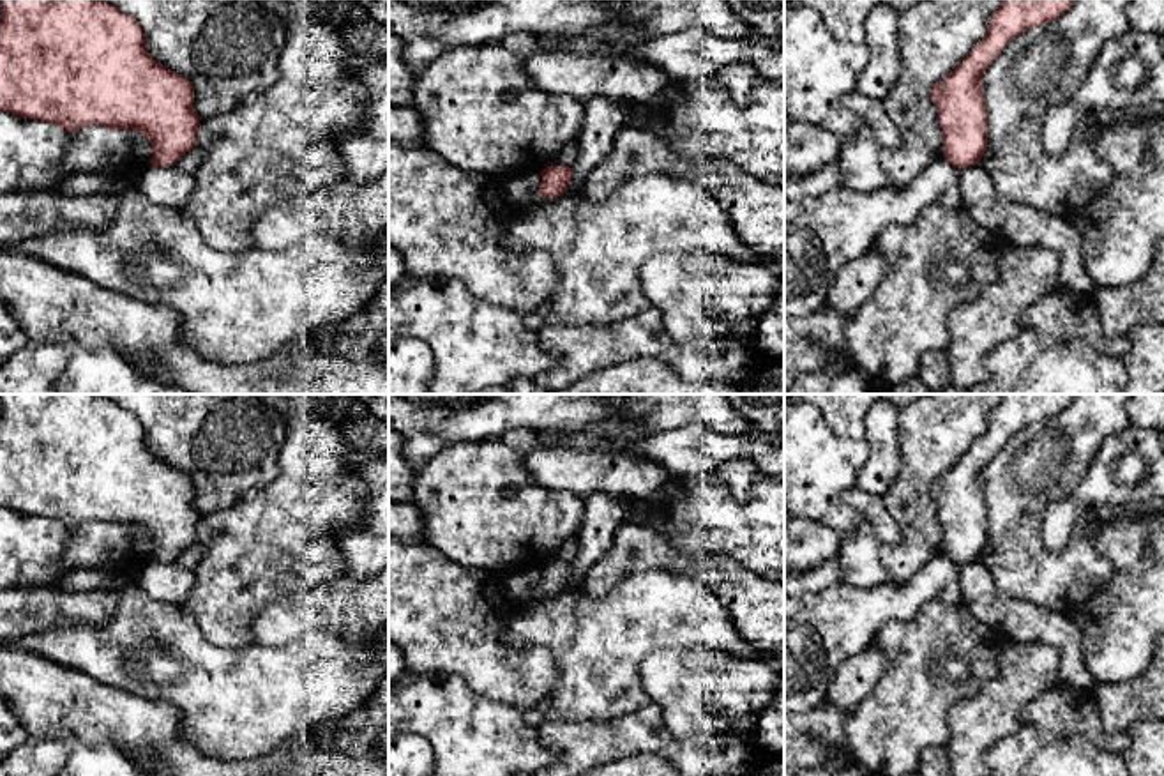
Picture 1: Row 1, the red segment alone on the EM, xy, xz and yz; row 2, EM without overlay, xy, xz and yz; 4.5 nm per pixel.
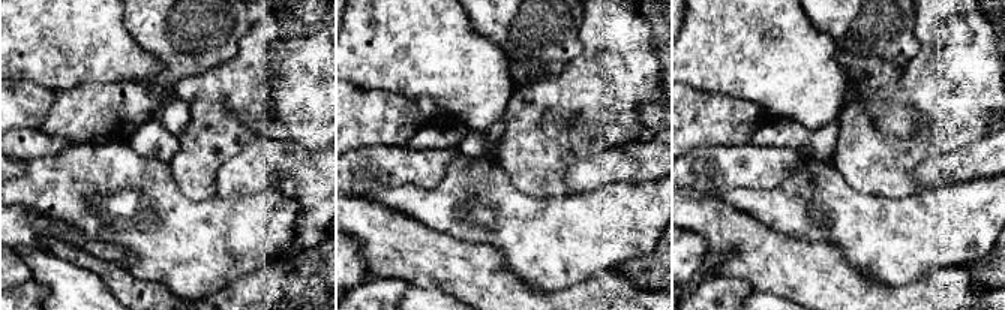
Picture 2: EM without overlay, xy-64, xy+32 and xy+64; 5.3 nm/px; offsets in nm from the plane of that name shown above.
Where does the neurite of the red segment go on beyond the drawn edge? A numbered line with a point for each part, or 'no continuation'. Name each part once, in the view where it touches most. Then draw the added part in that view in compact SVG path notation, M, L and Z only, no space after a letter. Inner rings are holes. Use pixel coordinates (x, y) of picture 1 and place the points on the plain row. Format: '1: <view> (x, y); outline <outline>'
no continuation

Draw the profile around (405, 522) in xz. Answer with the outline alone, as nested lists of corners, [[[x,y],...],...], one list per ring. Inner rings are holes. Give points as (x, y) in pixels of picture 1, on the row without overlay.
[[[415,498],[406,502],[389,500],[389,536],[401,543],[426,543],[422,514]]]

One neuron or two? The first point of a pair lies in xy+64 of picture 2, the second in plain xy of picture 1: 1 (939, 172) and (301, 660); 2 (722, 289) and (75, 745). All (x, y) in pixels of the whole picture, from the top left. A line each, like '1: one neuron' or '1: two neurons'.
1: two neurons
2: two neurons

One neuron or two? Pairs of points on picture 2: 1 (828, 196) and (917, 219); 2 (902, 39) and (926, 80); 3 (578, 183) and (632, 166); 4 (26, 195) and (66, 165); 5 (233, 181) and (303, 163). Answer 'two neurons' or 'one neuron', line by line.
1: one neuron
2: two neurons
3: one neuron
4: one neuron
5: one neuron

